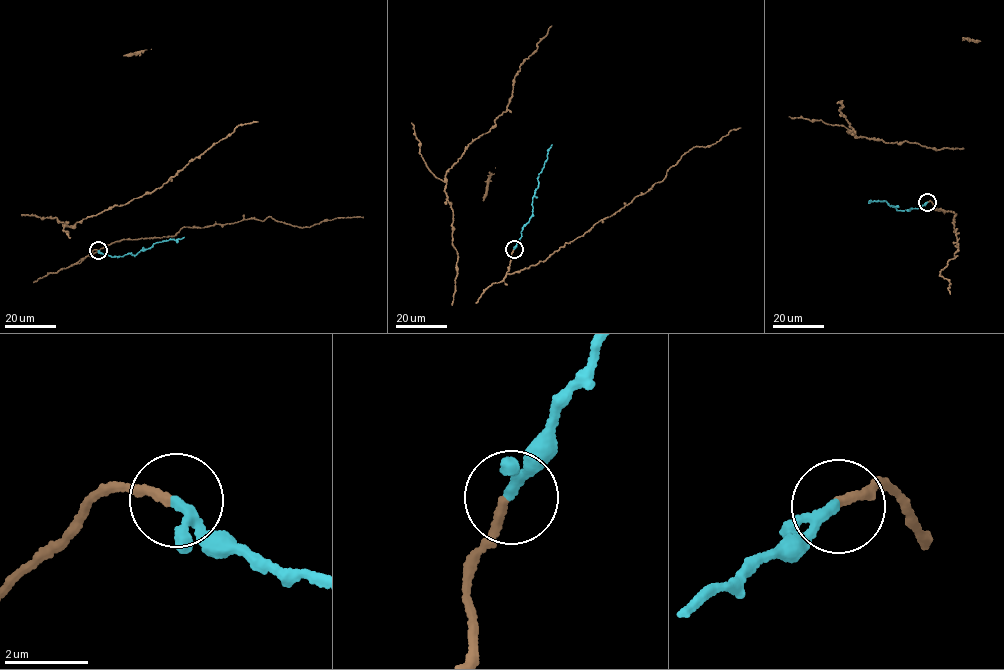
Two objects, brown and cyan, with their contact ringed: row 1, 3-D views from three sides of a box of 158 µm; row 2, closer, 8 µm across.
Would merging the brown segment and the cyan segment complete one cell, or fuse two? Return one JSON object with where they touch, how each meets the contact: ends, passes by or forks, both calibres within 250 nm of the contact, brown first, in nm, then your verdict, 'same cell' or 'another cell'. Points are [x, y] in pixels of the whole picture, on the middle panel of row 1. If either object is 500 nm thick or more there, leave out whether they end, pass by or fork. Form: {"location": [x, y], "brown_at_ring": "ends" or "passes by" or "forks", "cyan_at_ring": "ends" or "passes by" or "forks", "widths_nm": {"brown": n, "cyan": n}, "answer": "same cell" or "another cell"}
{"location": [514, 249], "brown_at_ring": "ends", "cyan_at_ring": "ends", "widths_nm": {"brown": 200, "cyan": 240}, "answer": "same cell"}

